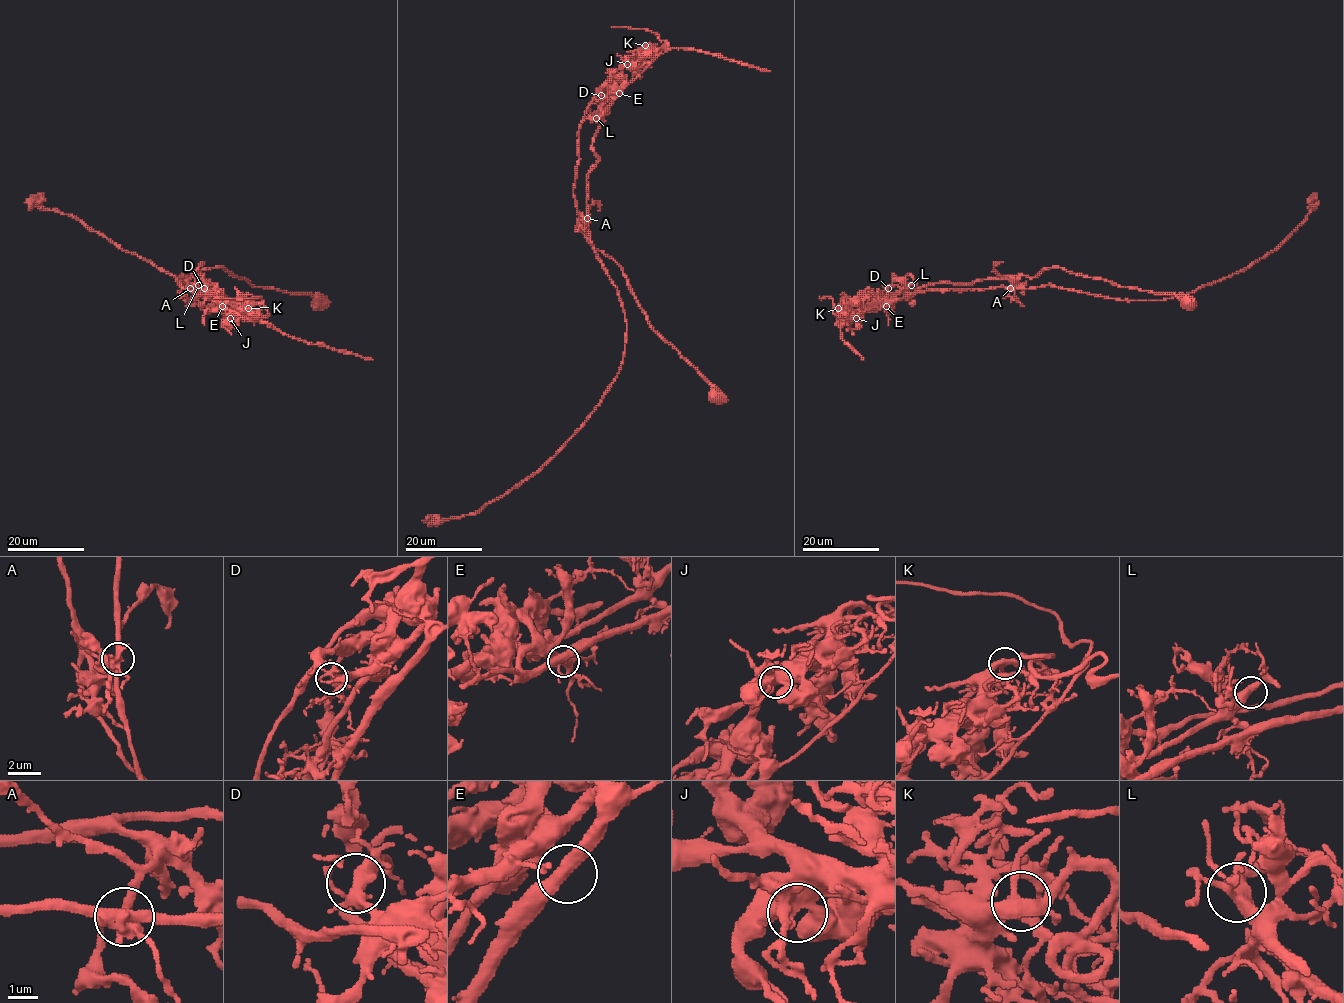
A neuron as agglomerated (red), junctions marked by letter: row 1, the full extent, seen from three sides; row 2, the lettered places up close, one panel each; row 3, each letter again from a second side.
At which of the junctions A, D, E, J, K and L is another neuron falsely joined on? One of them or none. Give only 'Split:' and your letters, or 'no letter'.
Split: A

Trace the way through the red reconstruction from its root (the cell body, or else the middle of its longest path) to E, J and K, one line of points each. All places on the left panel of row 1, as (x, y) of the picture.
E: (319, 304), (311, 295), (254, 286), (222, 267), (181, 275), (188, 289), (200, 289), (195, 289), (222, 306)
J: (319, 304), (311, 295), (254, 286), (222, 267), (176, 280), (195, 294), (214, 296), (230, 318)
K: (319, 304), (311, 295), (254, 286), (222, 267), (176, 280), (195, 294), (214, 296), (232, 311), (248, 308)

